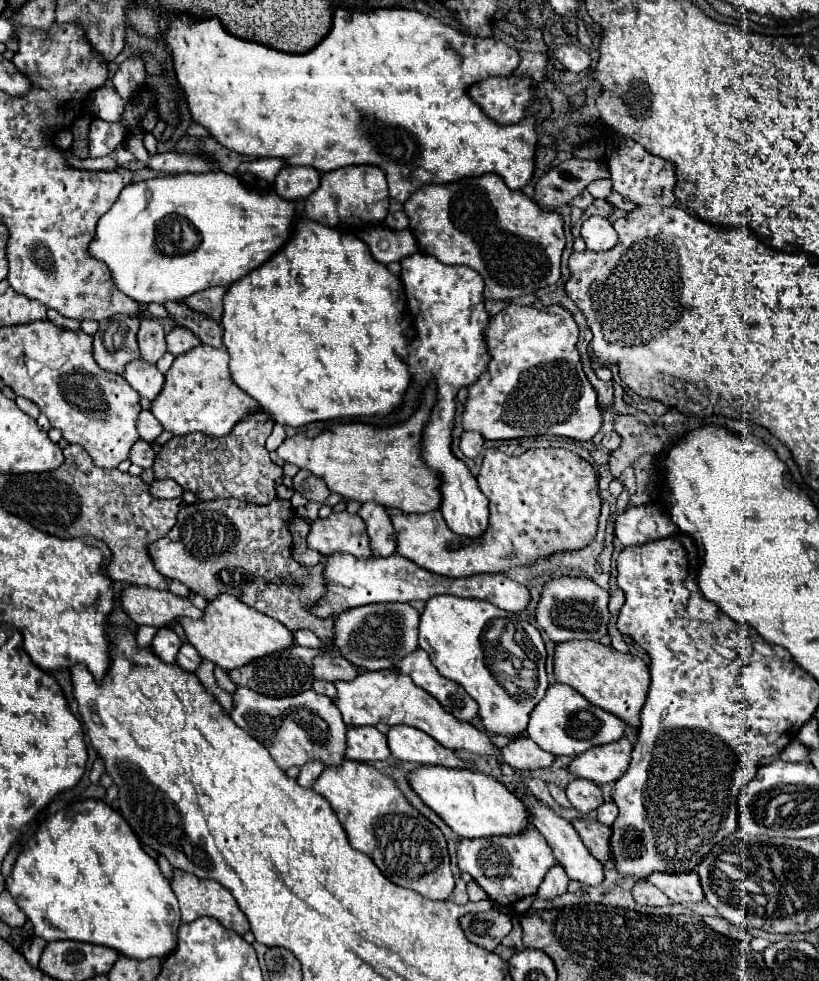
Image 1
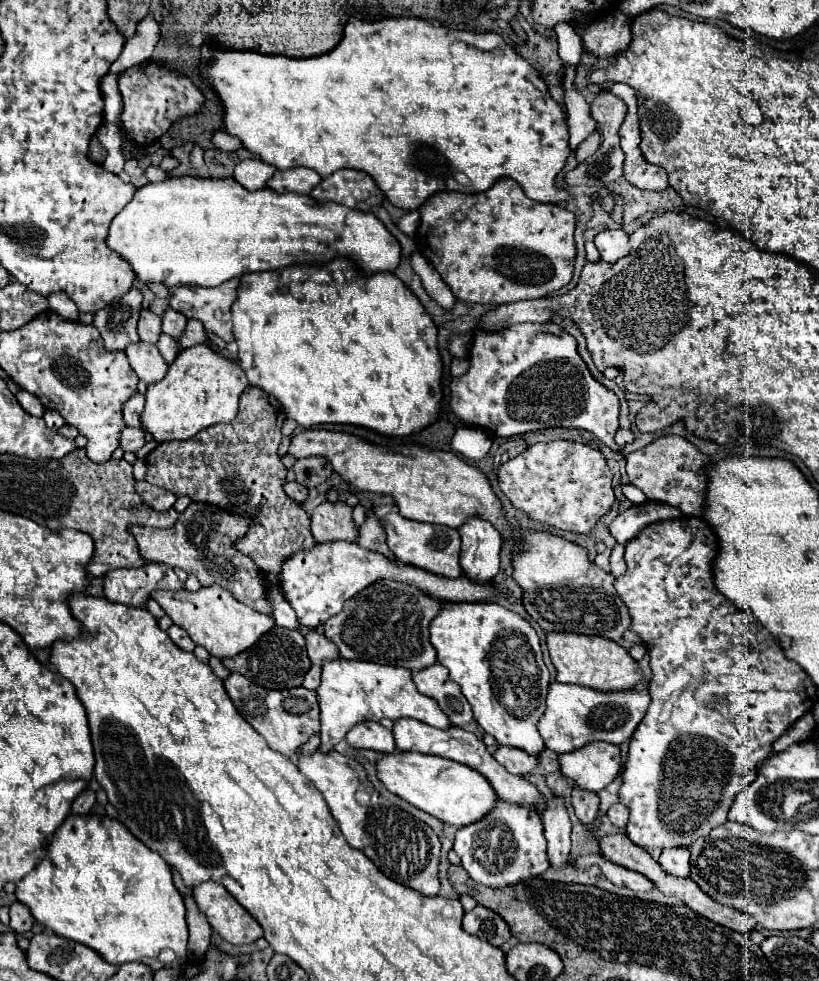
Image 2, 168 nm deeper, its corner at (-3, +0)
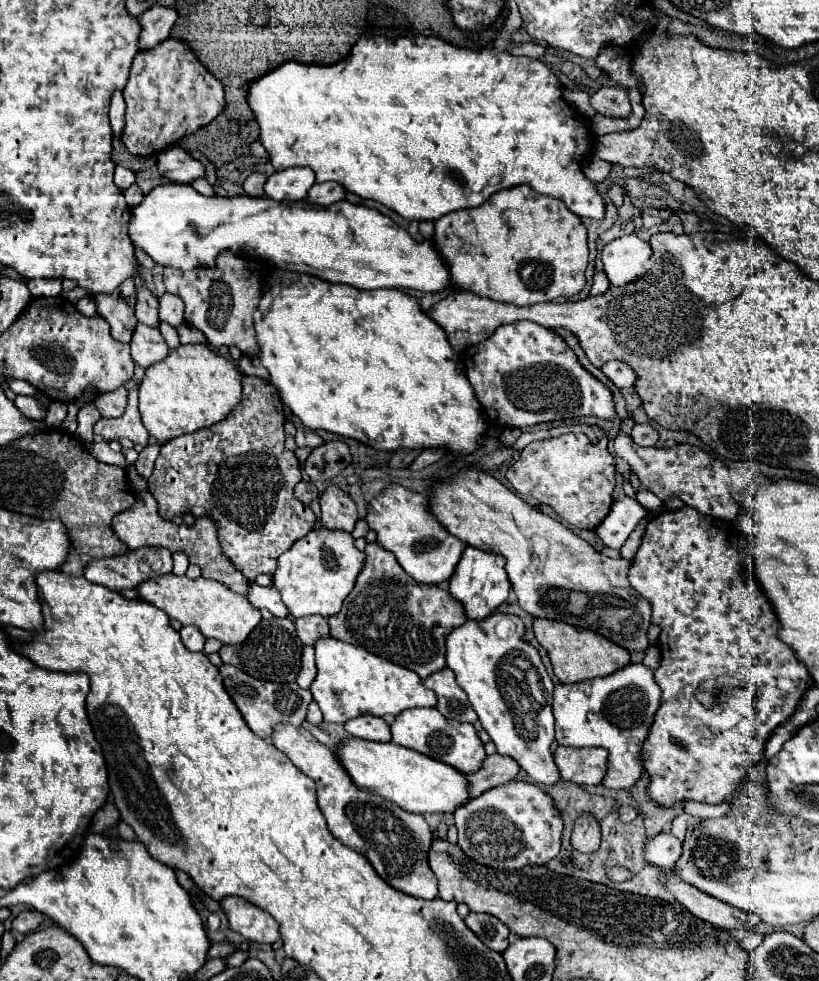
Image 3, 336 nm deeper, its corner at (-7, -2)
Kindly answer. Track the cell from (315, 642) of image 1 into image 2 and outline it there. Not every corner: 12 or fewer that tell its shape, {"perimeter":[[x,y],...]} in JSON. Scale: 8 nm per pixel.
{"perimeter":[[271,587],[267,599],[279,627],[303,629],[279,587]]}

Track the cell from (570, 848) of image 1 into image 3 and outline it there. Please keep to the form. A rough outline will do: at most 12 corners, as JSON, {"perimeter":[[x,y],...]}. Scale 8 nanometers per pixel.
{"perimeter":[[407,709],[393,743],[477,773],[483,743],[471,723]]}

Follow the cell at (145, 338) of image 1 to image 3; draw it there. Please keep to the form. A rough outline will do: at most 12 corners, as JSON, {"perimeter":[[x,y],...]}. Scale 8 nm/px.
{"perimeter":[[137,289],[135,317],[159,327],[159,301],[149,289]]}

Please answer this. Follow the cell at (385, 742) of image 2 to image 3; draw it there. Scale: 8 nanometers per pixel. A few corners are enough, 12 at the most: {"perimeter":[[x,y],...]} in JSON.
{"perimeter":[[355,717],[345,723],[351,737],[391,741],[381,717]]}

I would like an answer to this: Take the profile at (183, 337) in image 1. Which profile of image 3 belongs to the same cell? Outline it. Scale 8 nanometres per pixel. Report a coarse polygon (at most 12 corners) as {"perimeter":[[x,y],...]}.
{"perimeter":[[165,293],[159,299],[159,319],[179,327],[185,317],[183,301]]}

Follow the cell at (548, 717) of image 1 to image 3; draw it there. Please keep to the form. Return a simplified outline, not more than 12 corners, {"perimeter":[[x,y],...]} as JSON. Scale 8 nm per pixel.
{"perimeter":[[653,671],[553,691],[555,741],[605,747],[603,785],[629,789],[661,691]]}

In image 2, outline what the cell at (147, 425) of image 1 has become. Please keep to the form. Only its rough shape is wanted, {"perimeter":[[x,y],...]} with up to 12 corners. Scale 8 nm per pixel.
{"perimeter":[[135,391],[123,403],[123,421],[129,427],[139,427],[139,413],[145,397]]}

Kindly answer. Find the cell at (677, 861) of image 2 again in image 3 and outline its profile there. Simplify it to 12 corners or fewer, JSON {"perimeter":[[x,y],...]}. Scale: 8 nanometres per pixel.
{"perimeter":[[667,833],[651,837],[645,859],[673,869],[683,843]]}

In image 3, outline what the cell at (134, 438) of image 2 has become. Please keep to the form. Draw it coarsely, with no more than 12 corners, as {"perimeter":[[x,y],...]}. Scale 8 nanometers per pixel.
{"perimeter":[[137,389],[117,419],[99,419],[93,429],[105,441],[131,439],[147,445],[149,433],[137,411]]}

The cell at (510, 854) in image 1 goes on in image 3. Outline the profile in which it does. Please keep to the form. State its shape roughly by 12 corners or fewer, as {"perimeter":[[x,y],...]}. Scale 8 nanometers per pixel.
{"perimeter":[[511,781],[455,811],[459,847],[515,871],[561,851],[563,821]]}

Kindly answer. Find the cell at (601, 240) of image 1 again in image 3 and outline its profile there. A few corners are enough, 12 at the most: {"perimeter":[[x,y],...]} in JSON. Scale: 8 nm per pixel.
{"perimeter":[[637,235],[603,247],[603,267],[613,285],[643,275],[649,243]]}

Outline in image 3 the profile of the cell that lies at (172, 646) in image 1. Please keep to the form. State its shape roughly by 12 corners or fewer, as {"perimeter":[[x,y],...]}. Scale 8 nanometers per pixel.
{"perimeter":[[181,627],[183,645],[203,651],[205,639],[197,627]]}

